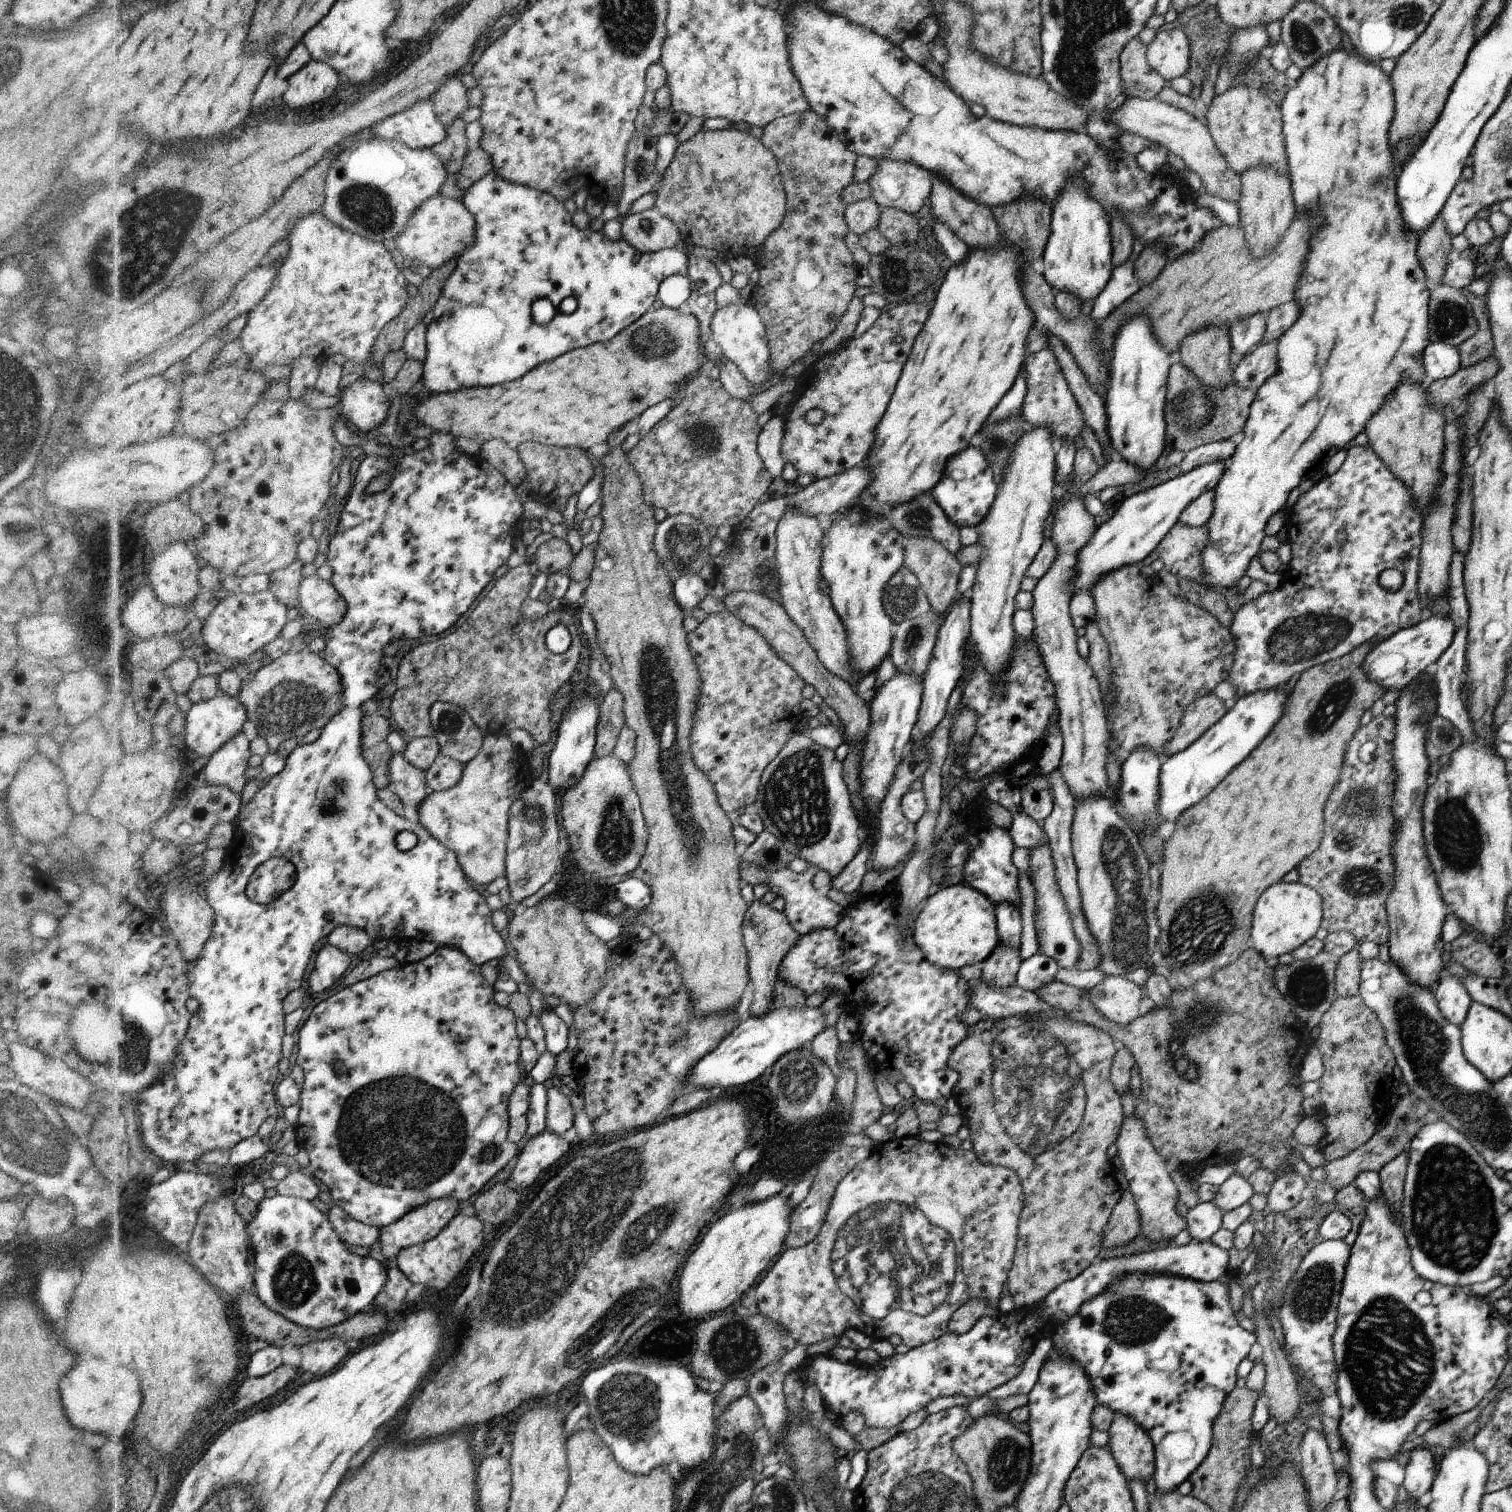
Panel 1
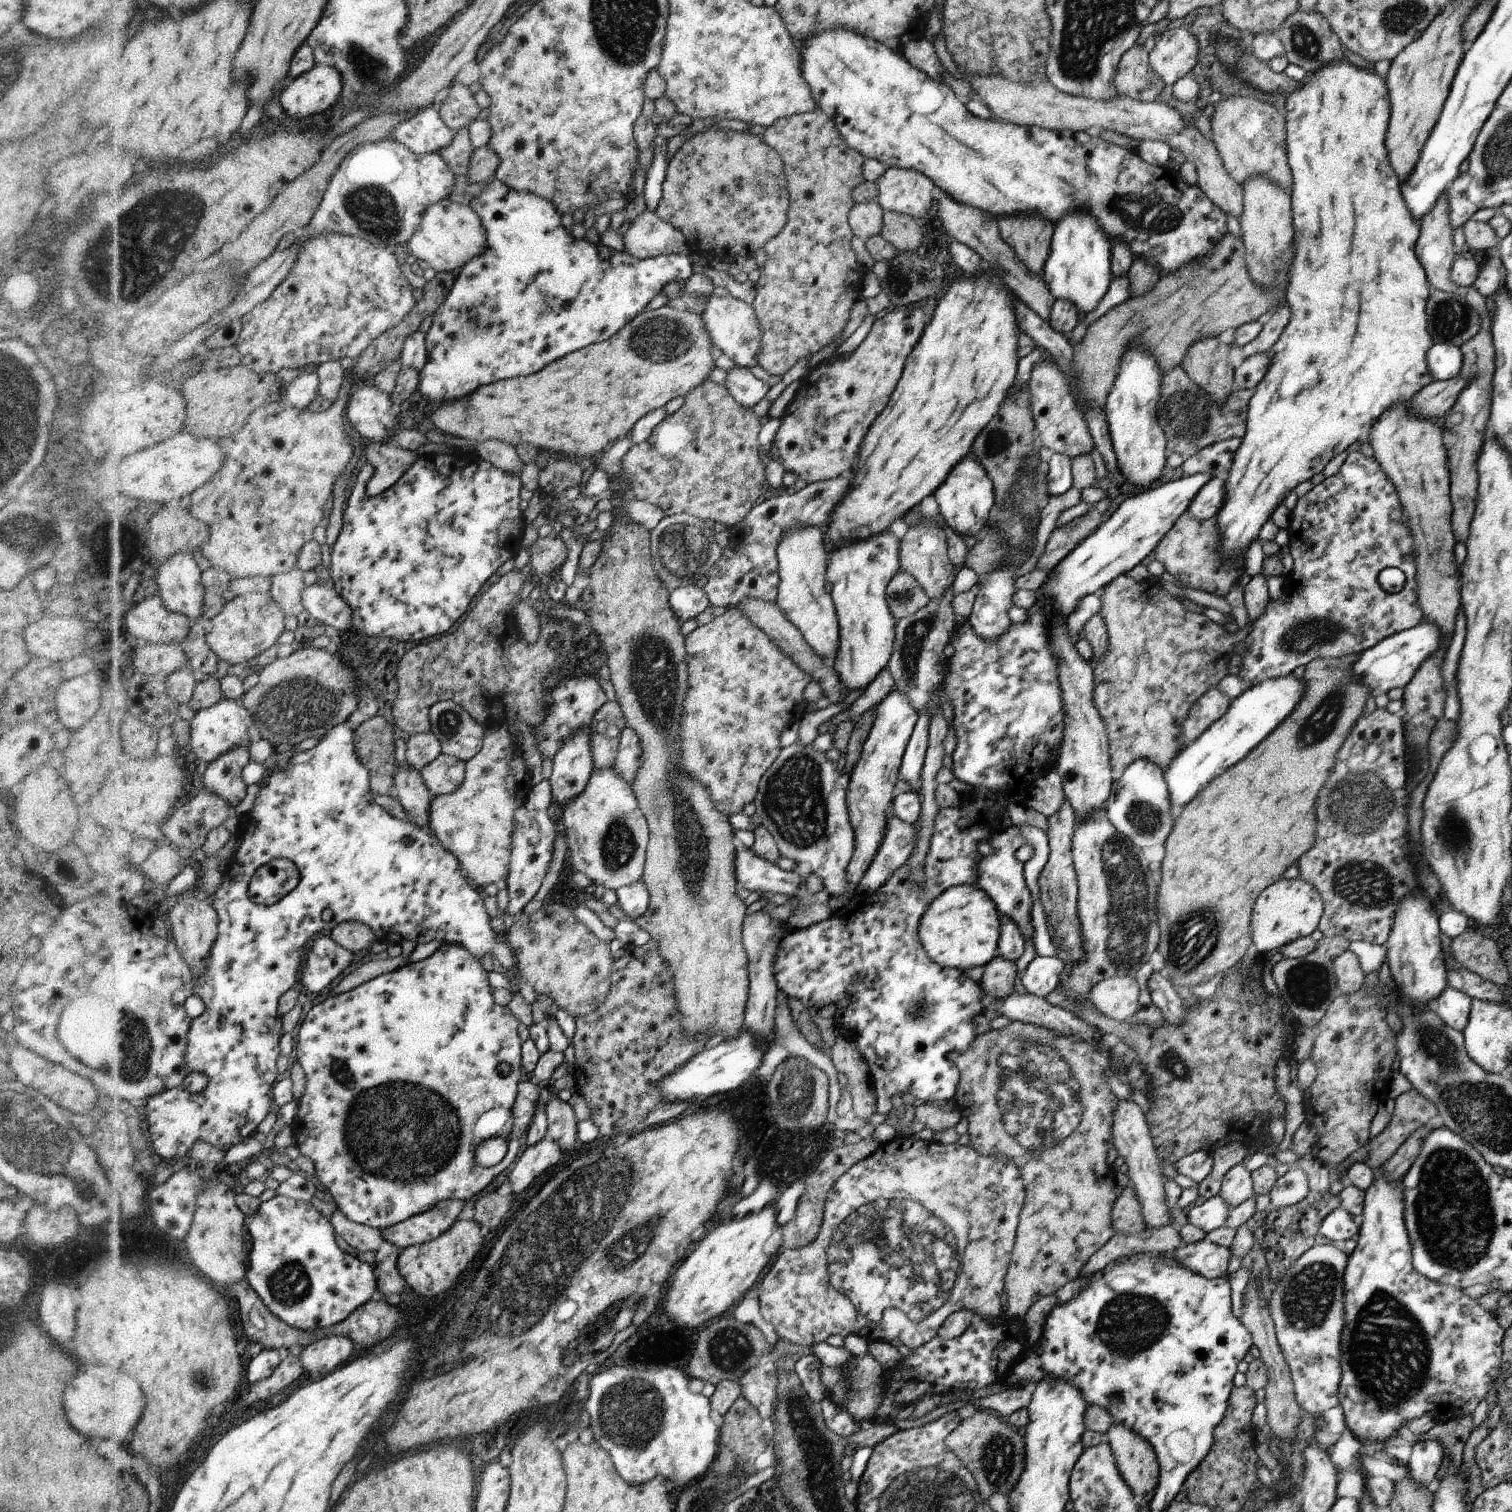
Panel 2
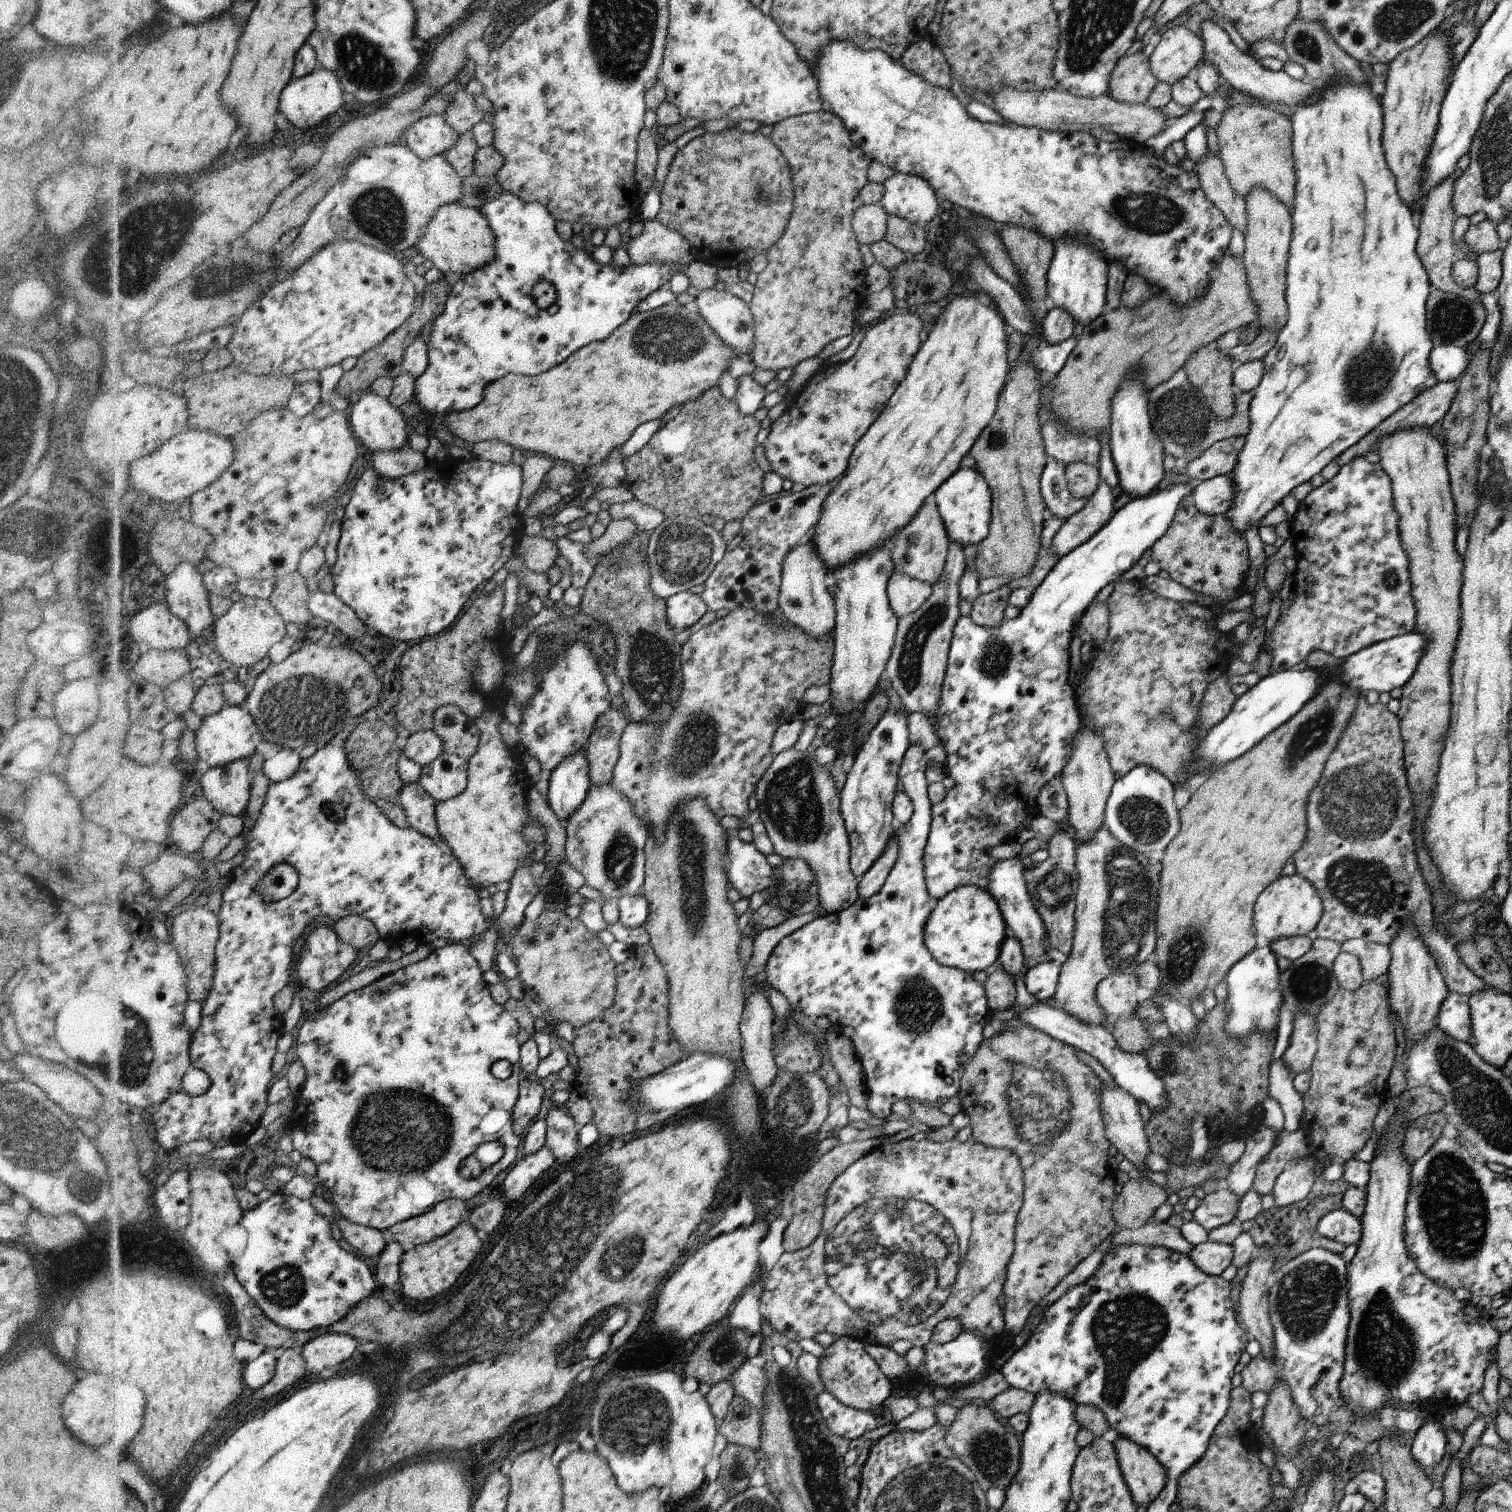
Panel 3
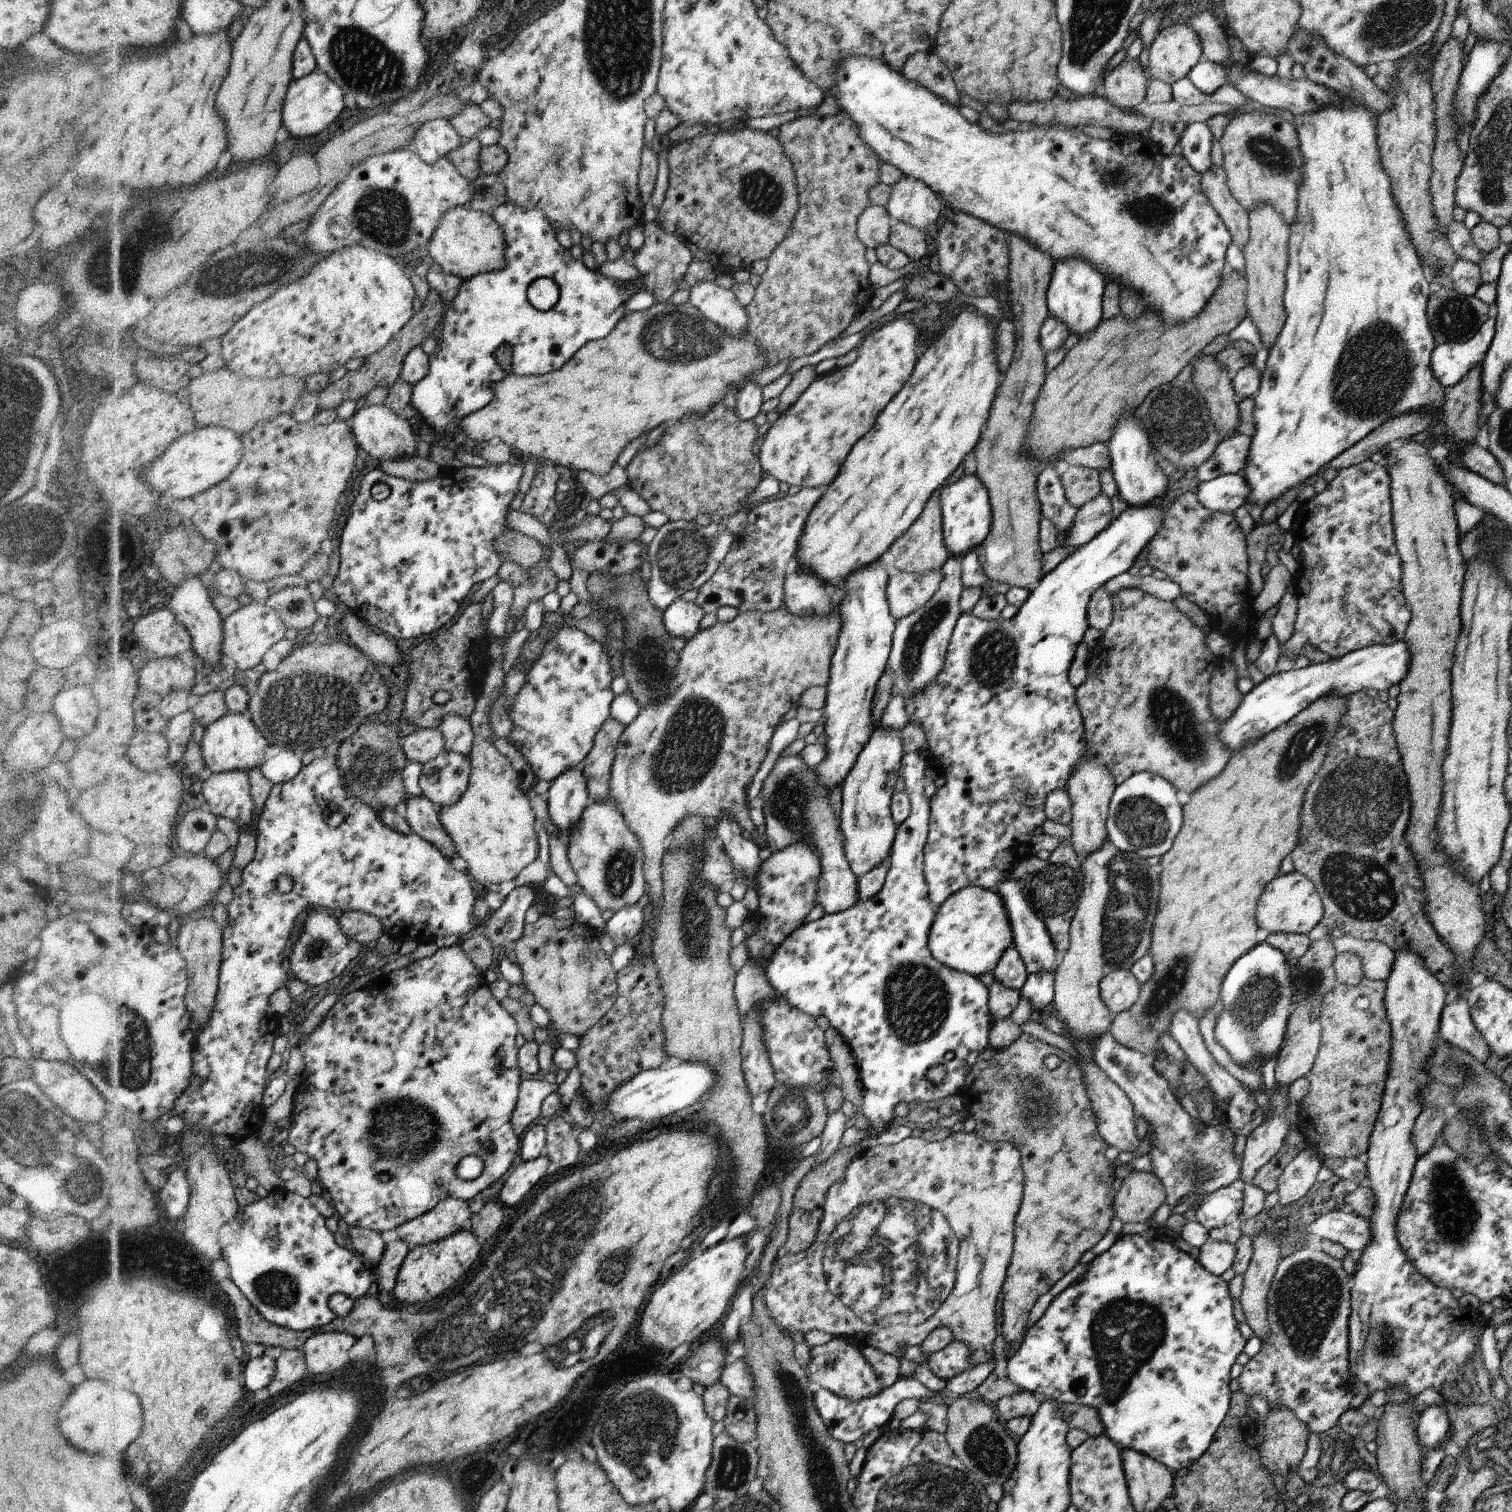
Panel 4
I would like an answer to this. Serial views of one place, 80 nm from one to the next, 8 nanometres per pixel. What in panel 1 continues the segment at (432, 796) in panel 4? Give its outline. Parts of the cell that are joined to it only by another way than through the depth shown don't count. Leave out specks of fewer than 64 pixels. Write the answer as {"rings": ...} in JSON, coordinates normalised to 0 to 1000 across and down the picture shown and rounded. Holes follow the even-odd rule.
{"rings":[[[290,499],[287,504],[281,509],[281,514],[286,524],[299,521],[306,513],[307,506],[301,501]]]}

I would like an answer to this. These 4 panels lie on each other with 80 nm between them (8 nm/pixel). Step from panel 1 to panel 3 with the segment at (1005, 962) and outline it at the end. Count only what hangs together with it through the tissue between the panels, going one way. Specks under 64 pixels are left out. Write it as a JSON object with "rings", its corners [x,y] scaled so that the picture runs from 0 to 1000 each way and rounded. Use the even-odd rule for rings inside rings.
{"rings":[[[660,637],[658,639],[658,643],[651,649],[655,670],[669,667],[672,664],[671,648],[665,644]]]}

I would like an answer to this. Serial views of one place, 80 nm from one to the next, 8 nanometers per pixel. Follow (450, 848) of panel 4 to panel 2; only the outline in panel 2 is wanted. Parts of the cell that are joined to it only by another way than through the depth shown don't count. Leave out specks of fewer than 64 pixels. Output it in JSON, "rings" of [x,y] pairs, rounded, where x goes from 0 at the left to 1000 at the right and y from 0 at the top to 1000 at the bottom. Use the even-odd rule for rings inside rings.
{"rings":[[[271,507],[270,509],[264,508],[261,517],[260,526],[263,528],[263,530],[267,534],[271,540],[274,541],[274,545],[277,547],[284,547],[283,537],[284,536],[286,524],[280,518],[278,511]]]}

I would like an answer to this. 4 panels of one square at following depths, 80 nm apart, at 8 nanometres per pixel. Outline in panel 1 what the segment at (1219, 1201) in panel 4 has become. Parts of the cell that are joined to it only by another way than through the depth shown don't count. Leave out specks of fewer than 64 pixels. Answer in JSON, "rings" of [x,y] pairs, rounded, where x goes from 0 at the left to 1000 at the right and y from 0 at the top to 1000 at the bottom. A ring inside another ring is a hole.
{"rings":[[[802,794],[792,796],[790,799],[786,800],[784,808],[785,808],[784,812],[788,815],[789,820],[799,820],[805,813],[809,812],[810,802]]]}

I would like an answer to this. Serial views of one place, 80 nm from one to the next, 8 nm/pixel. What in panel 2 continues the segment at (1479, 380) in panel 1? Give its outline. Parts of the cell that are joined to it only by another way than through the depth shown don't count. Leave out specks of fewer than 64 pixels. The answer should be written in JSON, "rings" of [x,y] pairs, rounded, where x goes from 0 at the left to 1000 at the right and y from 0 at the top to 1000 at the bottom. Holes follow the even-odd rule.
{"rings":[[[967,248],[958,251],[947,251],[940,257],[932,266],[932,271],[937,276],[948,278],[956,275],[963,266],[970,251]]]}

